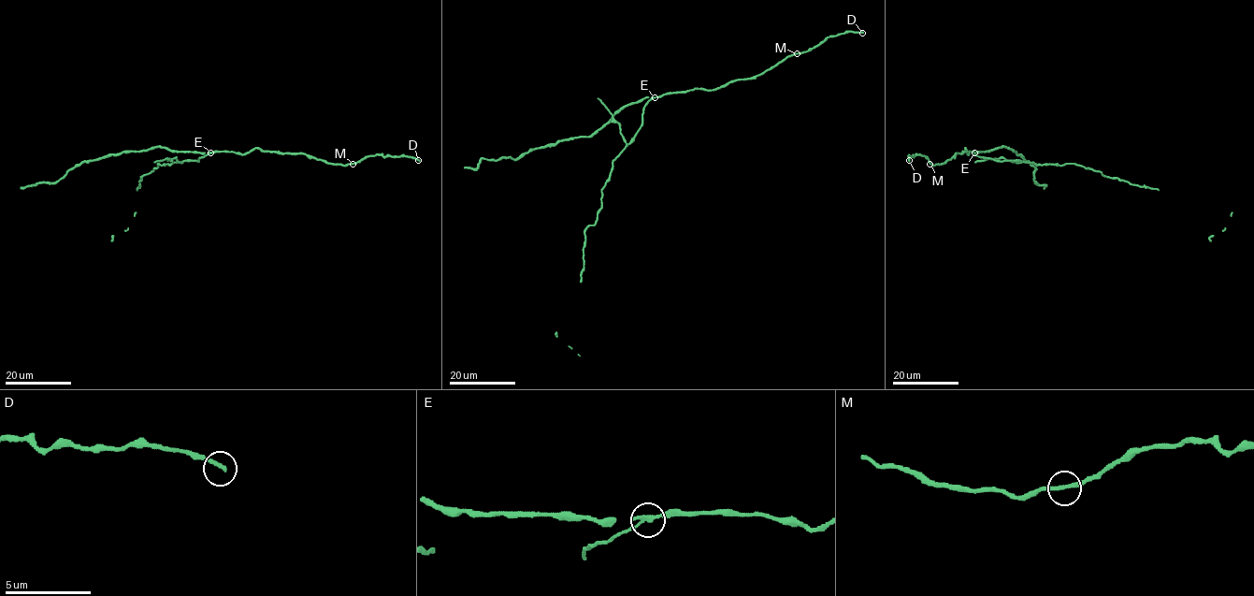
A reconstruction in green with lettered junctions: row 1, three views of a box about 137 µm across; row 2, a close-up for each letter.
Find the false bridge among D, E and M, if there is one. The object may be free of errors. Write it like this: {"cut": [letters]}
{"cut": ["E"]}

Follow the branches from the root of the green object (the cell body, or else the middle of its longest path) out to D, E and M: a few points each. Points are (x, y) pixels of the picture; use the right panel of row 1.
D: (999, 161), (971, 152), (967, 154), (965, 148), (966, 152), (934, 166), (920, 154), (908, 156), (909, 160)
E: (999, 161), (978, 157), (974, 152)
M: (999, 161), (978, 157), (971, 152), (967, 154), (965, 148), (966, 152), (957, 152), (944, 163), (929, 164)

